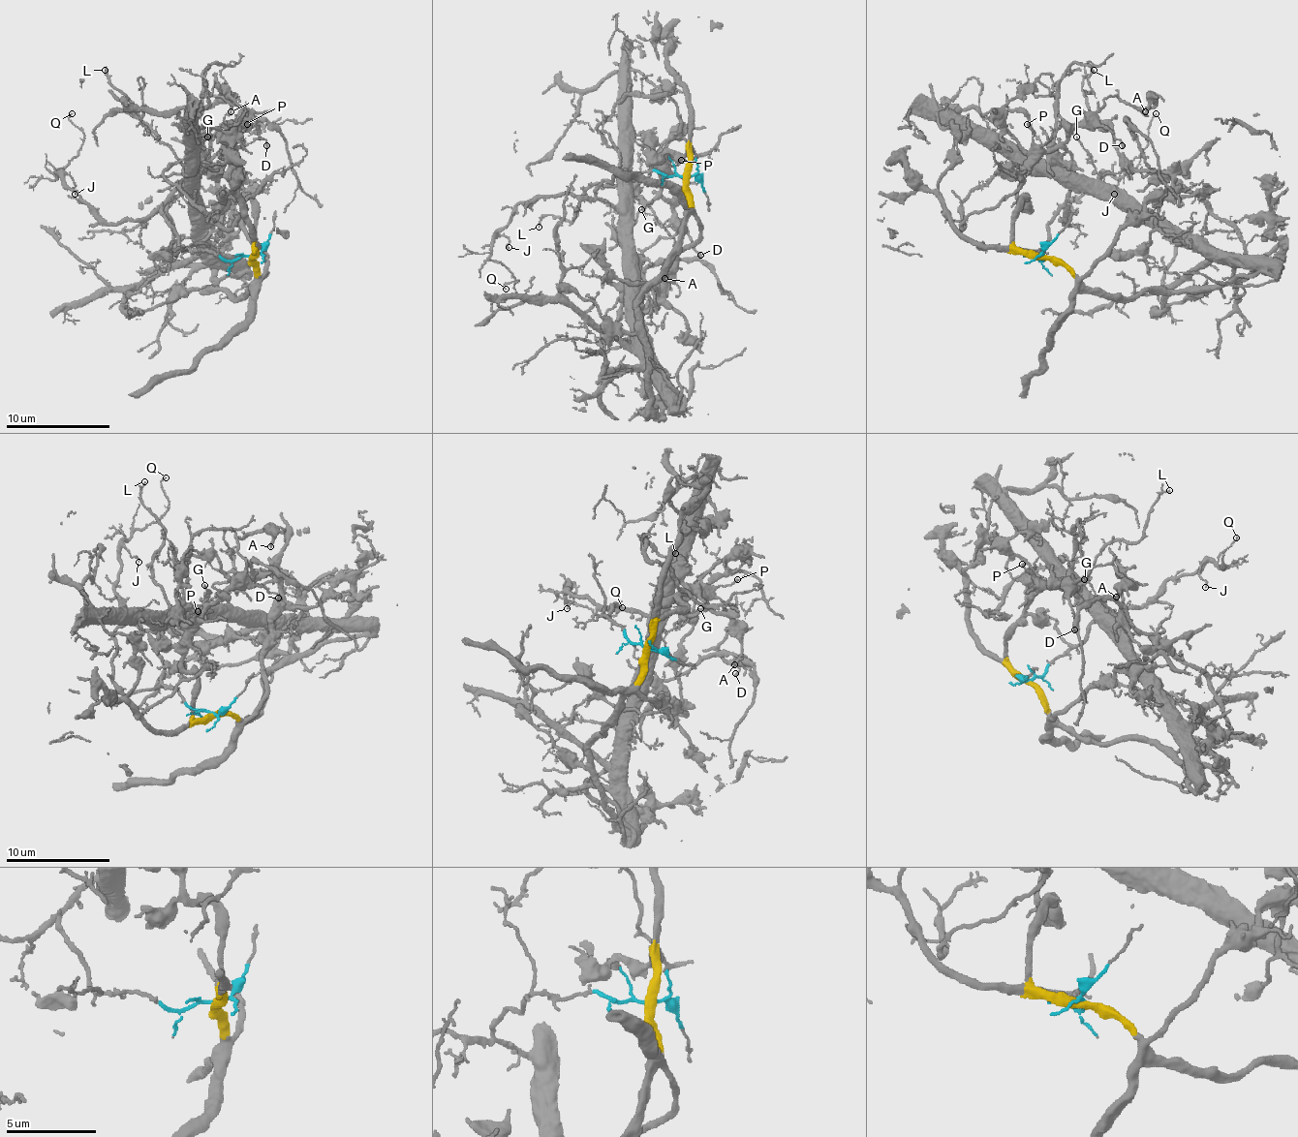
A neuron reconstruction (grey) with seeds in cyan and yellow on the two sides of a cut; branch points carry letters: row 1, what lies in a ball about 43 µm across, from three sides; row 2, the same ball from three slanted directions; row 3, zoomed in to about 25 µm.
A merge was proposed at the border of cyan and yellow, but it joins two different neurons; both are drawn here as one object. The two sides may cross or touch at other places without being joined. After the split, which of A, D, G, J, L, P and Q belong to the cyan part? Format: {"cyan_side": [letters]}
{"cyan_side": ["G", "J", "L", "Q"]}

